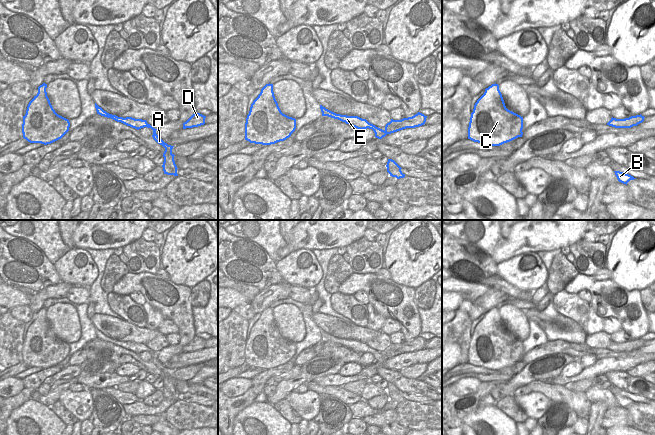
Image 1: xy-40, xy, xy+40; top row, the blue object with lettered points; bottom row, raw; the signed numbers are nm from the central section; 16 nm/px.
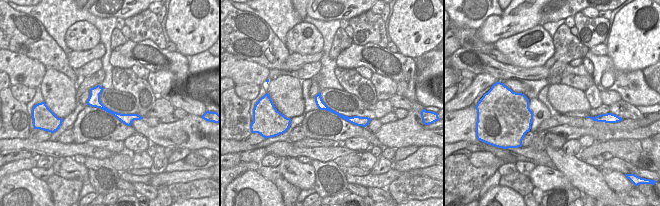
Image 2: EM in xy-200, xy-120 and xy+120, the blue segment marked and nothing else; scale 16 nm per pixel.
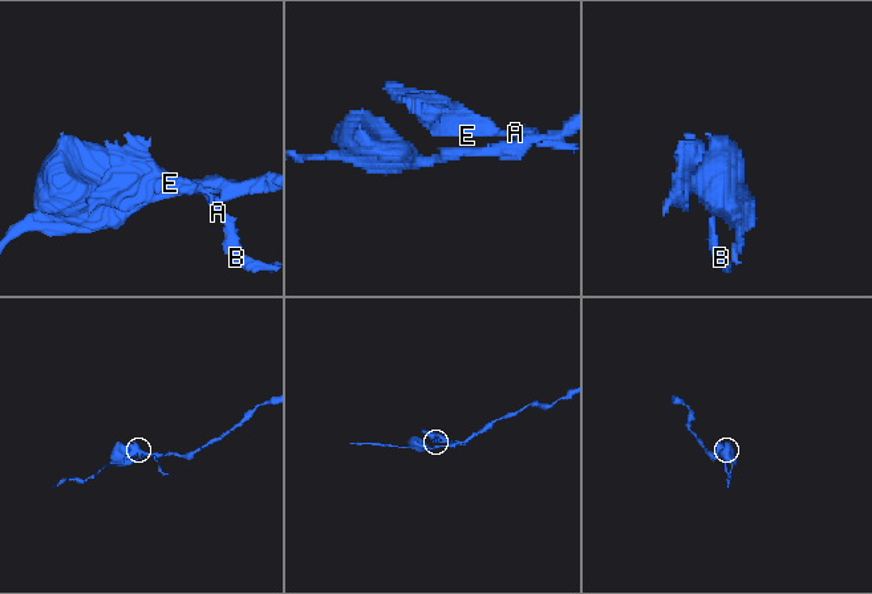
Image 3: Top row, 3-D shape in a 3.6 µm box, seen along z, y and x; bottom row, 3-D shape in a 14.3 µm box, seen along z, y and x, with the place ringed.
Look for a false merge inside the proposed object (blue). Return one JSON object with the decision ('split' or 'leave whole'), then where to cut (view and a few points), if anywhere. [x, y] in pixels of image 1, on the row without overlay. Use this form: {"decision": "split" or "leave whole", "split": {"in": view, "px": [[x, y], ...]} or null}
{"decision": "split", "split": {"in": "xy", "px": [[384, 355], [388, 357]]}}

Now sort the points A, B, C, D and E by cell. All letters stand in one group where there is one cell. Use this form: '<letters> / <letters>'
A B E / C D

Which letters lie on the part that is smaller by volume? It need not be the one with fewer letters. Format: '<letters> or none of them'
A, B, E

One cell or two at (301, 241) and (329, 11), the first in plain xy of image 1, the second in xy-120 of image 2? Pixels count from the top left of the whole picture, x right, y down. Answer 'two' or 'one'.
one

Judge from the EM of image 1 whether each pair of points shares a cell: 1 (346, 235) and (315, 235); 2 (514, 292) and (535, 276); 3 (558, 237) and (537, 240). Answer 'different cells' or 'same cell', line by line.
1: same cell
2: different cells
3: same cell

